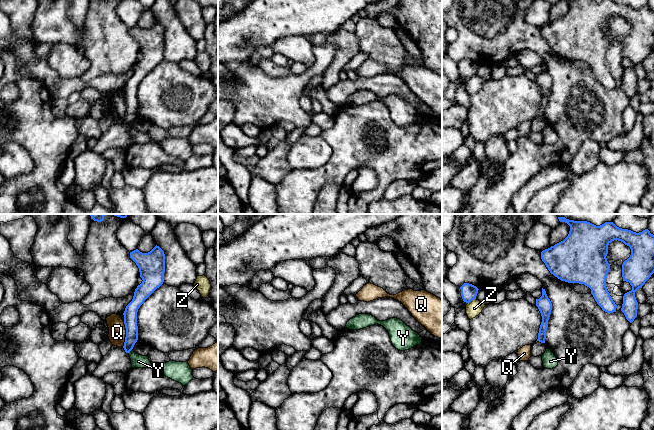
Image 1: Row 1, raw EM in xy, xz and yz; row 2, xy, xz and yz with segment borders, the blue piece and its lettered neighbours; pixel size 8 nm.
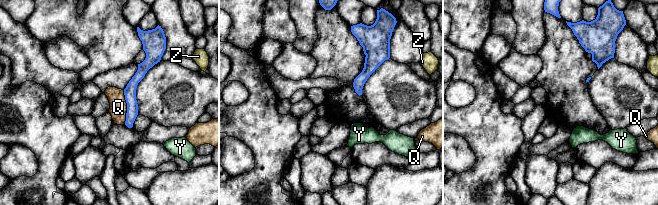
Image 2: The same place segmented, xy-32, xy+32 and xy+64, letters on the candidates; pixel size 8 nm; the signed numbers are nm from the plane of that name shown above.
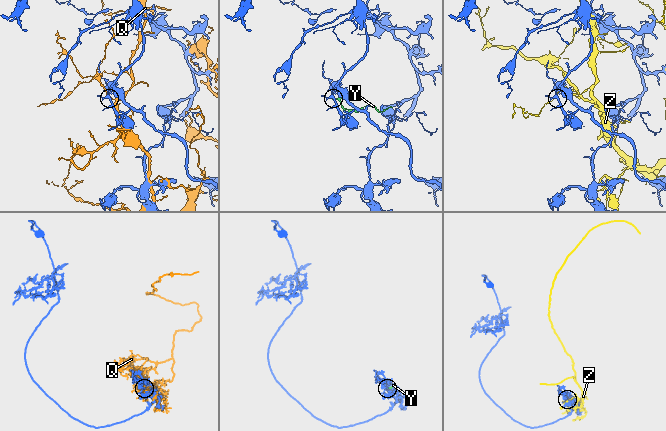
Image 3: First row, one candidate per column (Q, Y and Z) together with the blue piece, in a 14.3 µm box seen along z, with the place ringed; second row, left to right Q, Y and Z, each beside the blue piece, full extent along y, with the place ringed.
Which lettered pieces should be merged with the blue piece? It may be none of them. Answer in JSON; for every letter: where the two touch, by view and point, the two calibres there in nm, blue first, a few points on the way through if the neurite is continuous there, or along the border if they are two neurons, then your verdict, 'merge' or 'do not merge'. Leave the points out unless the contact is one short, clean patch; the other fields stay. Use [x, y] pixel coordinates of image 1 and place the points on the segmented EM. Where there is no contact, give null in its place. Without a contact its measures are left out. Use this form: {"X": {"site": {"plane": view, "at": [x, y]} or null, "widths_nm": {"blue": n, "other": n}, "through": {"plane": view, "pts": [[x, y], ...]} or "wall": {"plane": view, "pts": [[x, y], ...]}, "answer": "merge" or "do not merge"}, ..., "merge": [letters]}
{"Q": {"site": {"plane": "xy", "at": [126, 334]}, "widths_nm": {"blue": 110, "other": 140}, "answer": "do not merge"}, "Y": {"site": {"plane": "xy", "at": [130, 350]}, "widths_nm": {"blue": 110, "other": 110}, "wall": {"plane": "xy", "pts": [[132, 348], [128, 353]]}, "answer": "do not merge"}, "Z": {"site": {"plane": "yz", "at": [471, 300]}, "widths_nm": {"blue": 130, "other": 120}, "answer": "do not merge"}, "merge": []}

